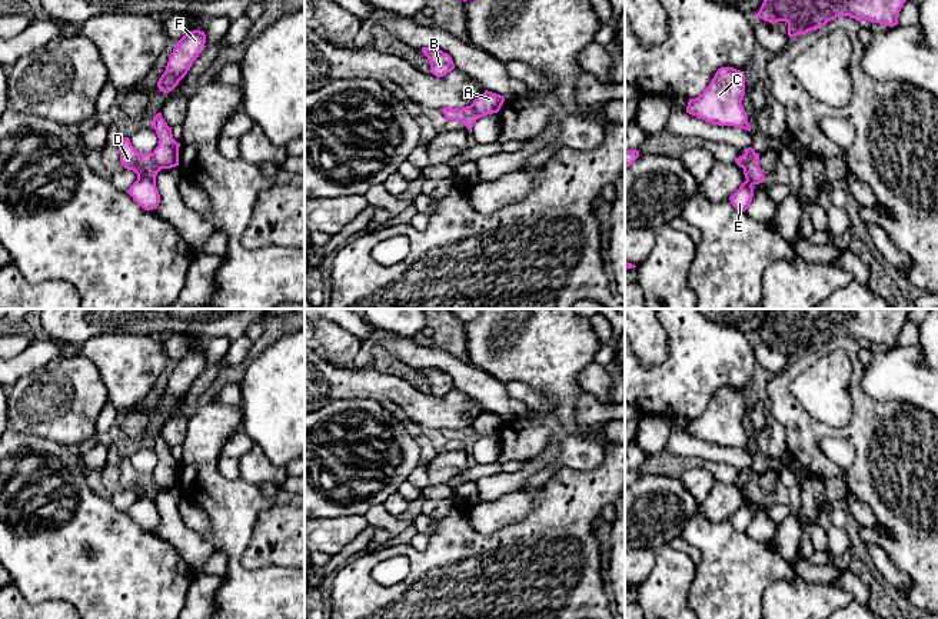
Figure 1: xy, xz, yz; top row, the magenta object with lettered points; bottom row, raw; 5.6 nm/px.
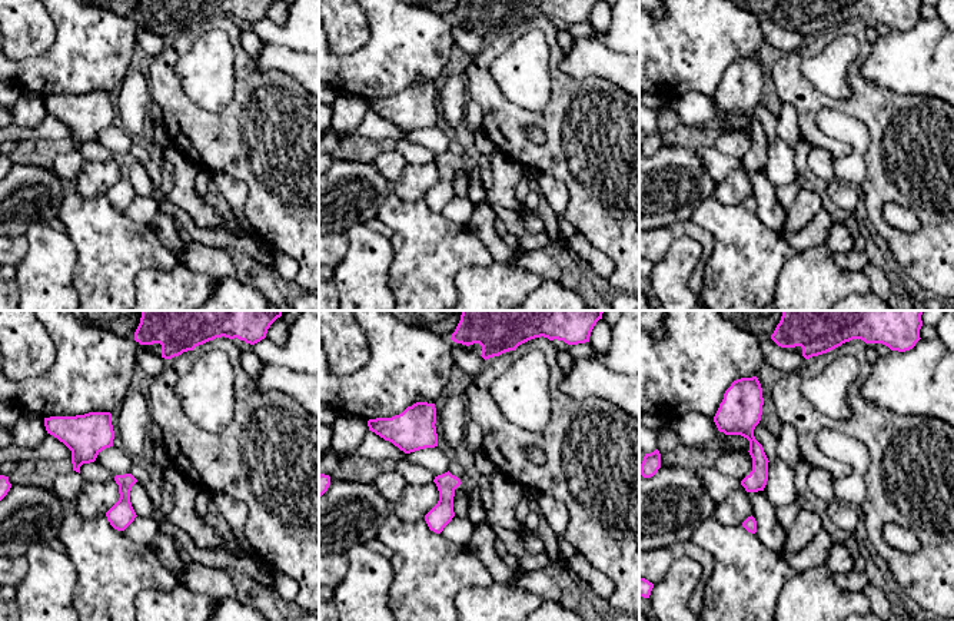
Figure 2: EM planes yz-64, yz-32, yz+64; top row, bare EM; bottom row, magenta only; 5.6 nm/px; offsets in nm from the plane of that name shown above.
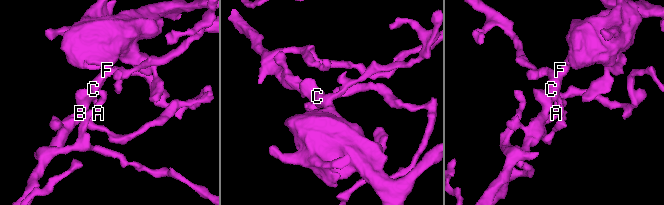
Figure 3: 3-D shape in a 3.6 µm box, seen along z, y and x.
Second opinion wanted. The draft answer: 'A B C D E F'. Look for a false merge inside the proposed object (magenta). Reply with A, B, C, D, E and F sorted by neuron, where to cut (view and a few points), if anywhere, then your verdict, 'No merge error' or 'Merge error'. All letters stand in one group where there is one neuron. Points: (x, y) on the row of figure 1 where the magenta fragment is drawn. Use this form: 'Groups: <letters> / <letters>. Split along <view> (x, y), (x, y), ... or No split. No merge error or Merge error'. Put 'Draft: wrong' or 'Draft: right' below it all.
Groups: A B C F / D E. Split along xy (152, 153), (160, 169). Merge error
Draft: wrong

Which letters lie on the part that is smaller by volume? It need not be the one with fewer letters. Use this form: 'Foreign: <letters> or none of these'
Foreign: D, E

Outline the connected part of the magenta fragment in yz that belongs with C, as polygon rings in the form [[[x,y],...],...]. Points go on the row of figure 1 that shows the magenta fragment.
[[[721,67],[709,86],[695,99],[689,99],[686,113],[718,126],[734,126],[751,132],[746,112],[742,106],[745,96],[745,74],[734,67]]]

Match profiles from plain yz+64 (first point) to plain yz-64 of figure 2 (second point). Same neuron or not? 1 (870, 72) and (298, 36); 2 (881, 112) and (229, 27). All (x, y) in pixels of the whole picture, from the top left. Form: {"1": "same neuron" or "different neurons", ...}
{"1": "different neurons", "2": "same neuron"}

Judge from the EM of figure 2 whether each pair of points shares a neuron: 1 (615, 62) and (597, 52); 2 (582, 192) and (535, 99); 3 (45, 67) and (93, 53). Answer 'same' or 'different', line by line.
1: same
2: different
3: same

